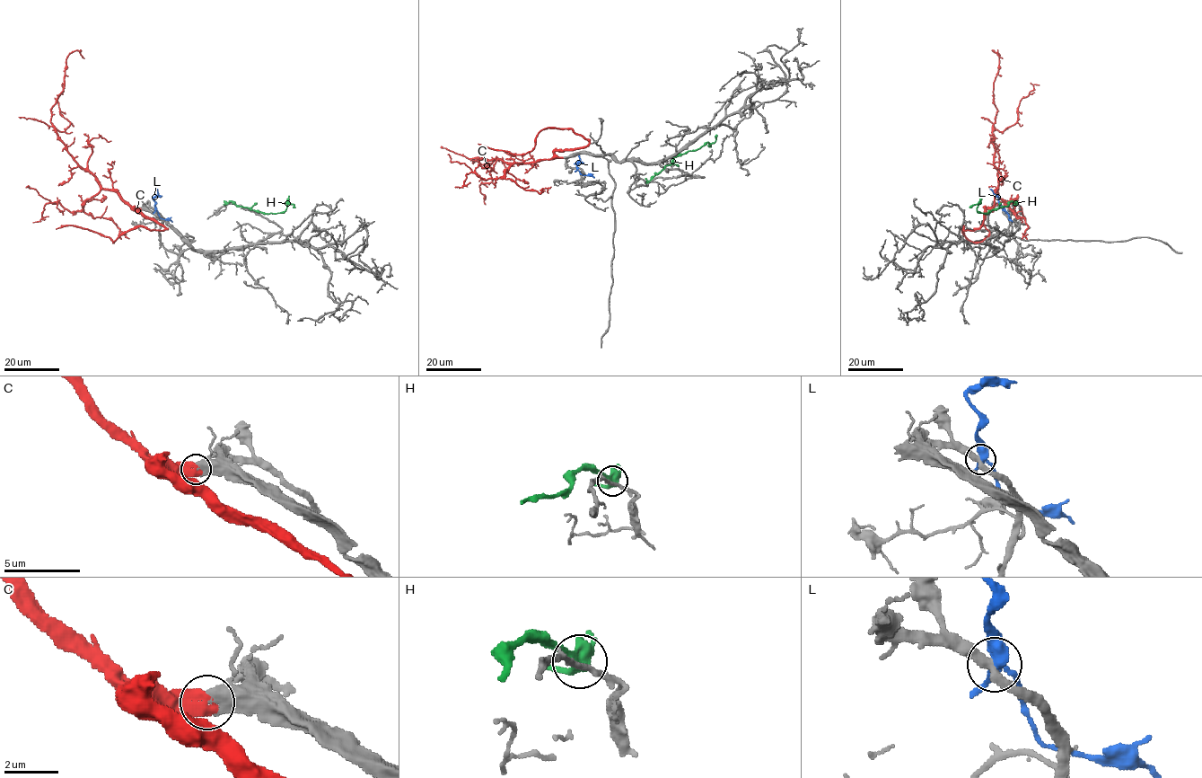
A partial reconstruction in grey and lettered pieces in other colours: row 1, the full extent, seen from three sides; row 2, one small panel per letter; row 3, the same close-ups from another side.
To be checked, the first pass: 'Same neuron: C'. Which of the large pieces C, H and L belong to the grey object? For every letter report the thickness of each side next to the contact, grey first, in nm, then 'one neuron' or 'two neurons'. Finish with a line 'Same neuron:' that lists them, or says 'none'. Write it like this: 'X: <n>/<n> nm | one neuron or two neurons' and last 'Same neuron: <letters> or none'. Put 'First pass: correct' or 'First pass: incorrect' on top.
First pass: correct
C: 260/440 nm | one neuron
H: 220/400 nm | two neurons
L: 300/320 nm | two neurons
Same neuron: C

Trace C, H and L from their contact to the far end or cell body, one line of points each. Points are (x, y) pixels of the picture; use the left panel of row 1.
C: (139, 208), (102, 188), (67, 150), (50, 121), (51, 108), (63, 90), (66, 57), (78, 50), (84, 58)
H: (226, 204), (233, 201), (267, 214), (283, 213), (286, 205), (292, 204), (294, 207)
L: (155, 210), (153, 198), (157, 194), (157, 189)

